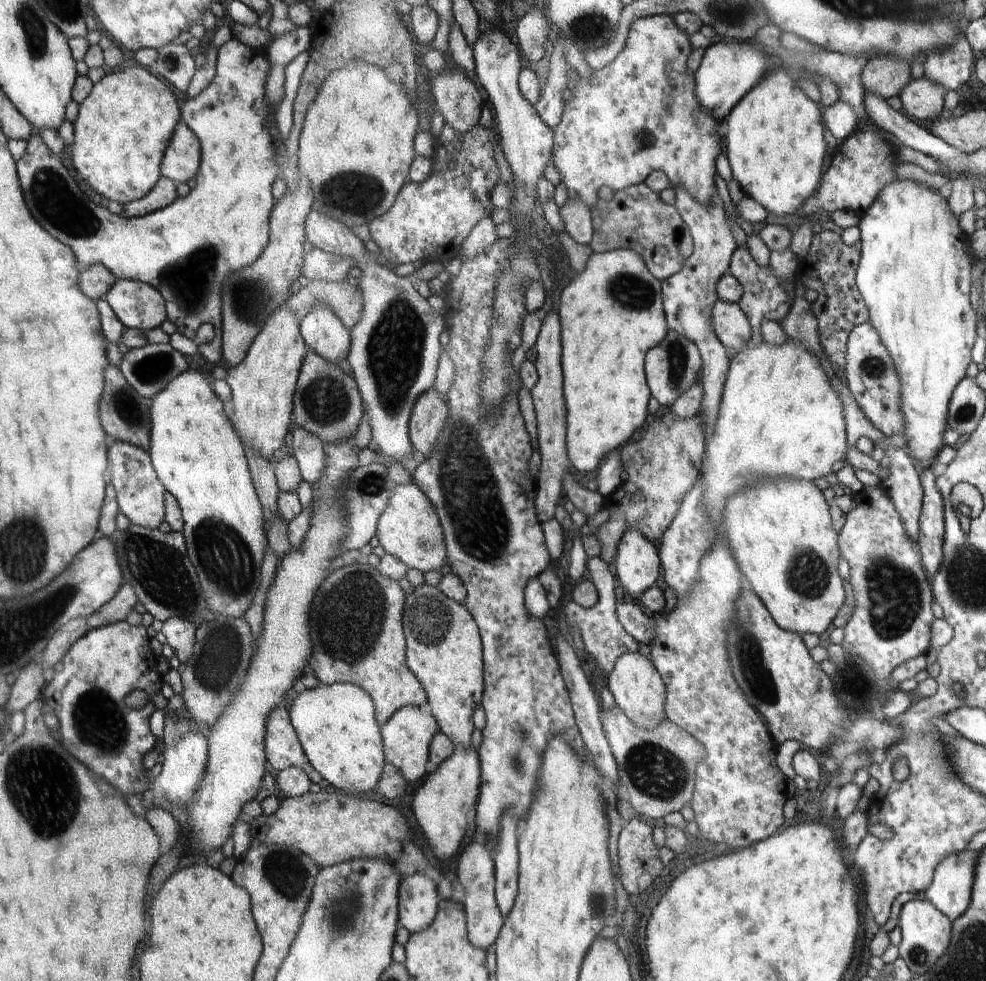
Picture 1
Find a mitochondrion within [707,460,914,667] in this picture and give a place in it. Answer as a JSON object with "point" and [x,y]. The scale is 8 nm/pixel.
{"point":[807,574]}

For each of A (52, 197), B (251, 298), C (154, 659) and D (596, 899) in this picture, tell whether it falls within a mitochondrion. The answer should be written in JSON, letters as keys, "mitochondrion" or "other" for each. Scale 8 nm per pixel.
{"A":"mitochondrion","B":"mitochondrion","C":"other","D":"mitochondrion"}

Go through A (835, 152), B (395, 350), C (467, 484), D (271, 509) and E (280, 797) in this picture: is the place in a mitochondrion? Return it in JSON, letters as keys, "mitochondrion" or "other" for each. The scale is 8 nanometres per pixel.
{"A":"other","B":"mitochondrion","C":"mitochondrion","D":"other","E":"other"}

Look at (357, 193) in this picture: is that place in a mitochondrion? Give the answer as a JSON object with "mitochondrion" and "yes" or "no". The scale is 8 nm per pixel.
{"mitochondrion":"yes"}

